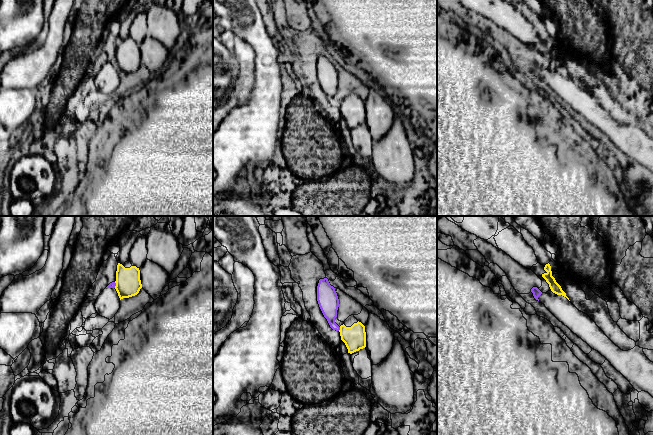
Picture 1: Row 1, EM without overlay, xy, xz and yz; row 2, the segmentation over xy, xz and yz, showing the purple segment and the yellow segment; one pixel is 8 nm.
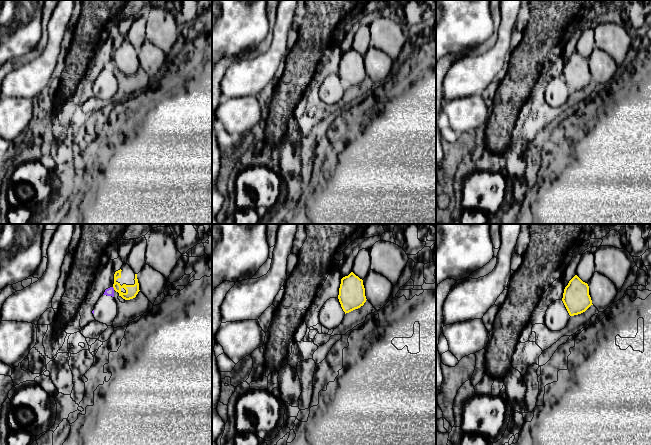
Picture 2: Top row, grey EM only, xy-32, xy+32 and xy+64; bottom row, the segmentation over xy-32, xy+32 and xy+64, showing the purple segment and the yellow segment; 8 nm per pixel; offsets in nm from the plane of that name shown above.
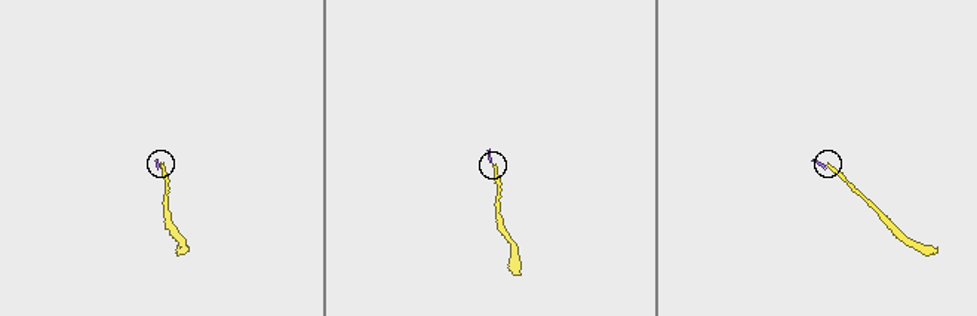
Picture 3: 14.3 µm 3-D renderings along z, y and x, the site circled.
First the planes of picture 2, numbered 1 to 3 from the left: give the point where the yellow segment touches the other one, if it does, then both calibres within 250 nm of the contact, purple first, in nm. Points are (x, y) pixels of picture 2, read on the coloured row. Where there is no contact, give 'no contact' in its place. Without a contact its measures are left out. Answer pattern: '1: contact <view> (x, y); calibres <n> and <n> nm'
1: contact xy-32 (113, 288); calibres 60 and 100 nm
2: no contact
3: no contact

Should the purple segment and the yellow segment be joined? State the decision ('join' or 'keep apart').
keep apart

